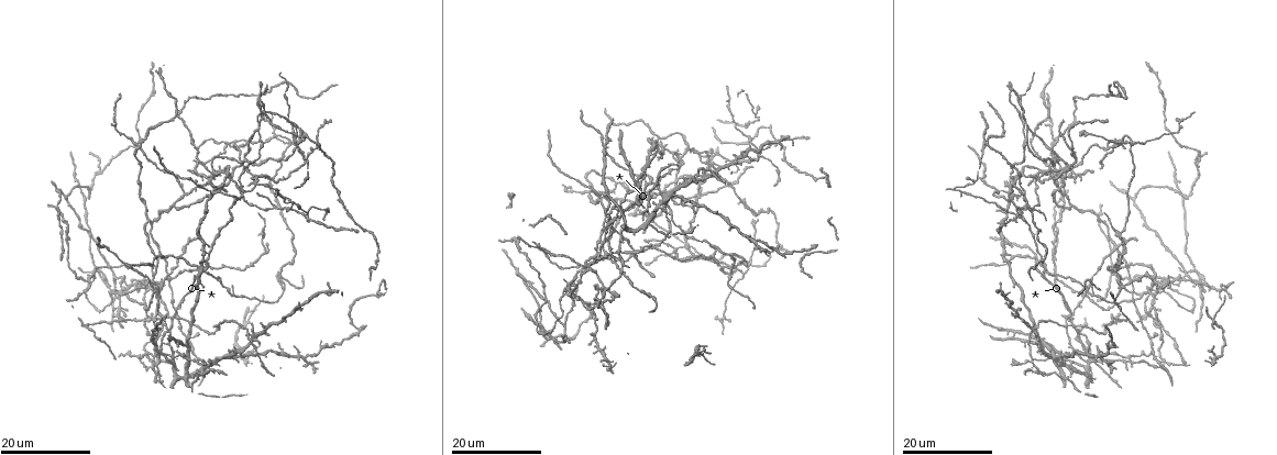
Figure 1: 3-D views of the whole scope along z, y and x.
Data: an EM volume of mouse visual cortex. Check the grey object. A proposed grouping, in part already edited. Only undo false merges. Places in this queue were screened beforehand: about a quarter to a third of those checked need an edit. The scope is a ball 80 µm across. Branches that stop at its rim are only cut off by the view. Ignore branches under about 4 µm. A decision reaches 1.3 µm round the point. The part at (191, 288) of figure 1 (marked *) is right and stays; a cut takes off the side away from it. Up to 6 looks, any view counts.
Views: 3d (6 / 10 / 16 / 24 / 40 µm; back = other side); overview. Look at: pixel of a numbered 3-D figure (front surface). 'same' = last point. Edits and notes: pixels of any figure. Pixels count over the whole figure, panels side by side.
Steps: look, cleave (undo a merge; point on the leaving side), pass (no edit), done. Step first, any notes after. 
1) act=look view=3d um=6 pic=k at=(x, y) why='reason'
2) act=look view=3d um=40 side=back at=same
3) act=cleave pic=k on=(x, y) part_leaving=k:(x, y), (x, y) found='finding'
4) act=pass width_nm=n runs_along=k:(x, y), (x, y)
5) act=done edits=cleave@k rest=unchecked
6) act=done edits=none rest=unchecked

act=look view=3d um=24 pic=1 at=(1140, 294) why='four-way junction'

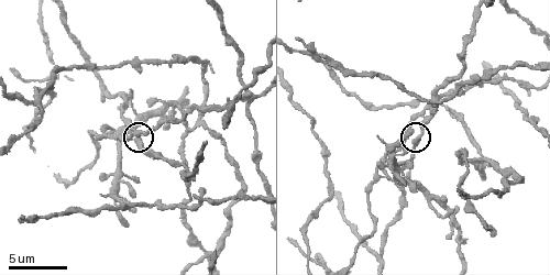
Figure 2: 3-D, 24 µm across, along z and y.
act=look view=3d um=6 pic=2 at=(137, 141)

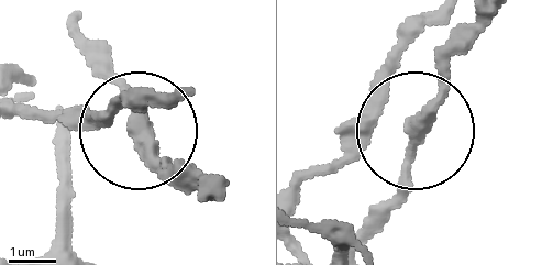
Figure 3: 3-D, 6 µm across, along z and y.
act=pass runs_along=3:(479, 15), (428, 121), (373, 121), (325, 165), (295, 168) found='one neuron here'

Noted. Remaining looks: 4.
act=look view=3d um=24 pic=1 at=(1040, 273) why='three-way junction'

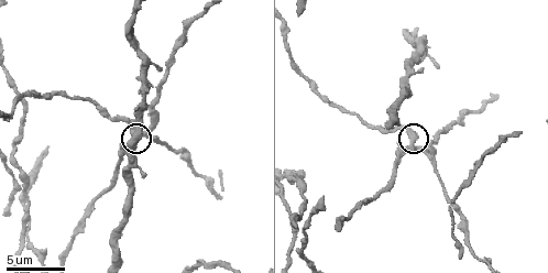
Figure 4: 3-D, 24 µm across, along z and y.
act=look view=3d um=6 pic=4 at=(415, 141)

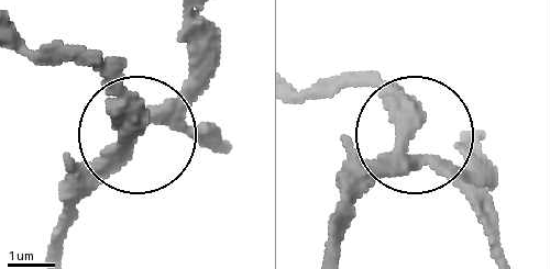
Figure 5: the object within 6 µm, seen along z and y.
act=look view=3d um=6 side=back pic=5 at=(408, 138) why='other side'

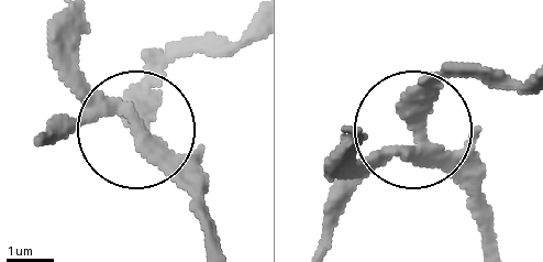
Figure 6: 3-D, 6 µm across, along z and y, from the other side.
act=pass found='all the same neuron'

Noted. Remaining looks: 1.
act=look view=3d um=10 pic=2 at=(57, 75) why='looks like a crossing'

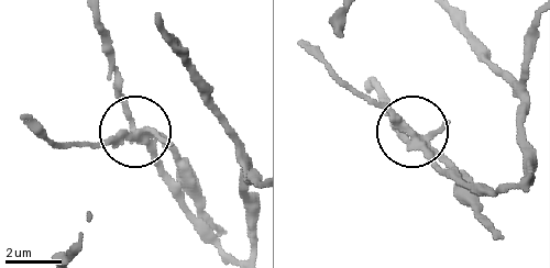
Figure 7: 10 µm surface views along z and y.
act=cleave pic=7 on=(176, 147) side_arm_um=6 part_leaving=7:(144, 135), (54, 142), (21, 115) found='a second neuron is stuck on'

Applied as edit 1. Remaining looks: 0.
act=done edits=cleave@7 rest=unchecked

